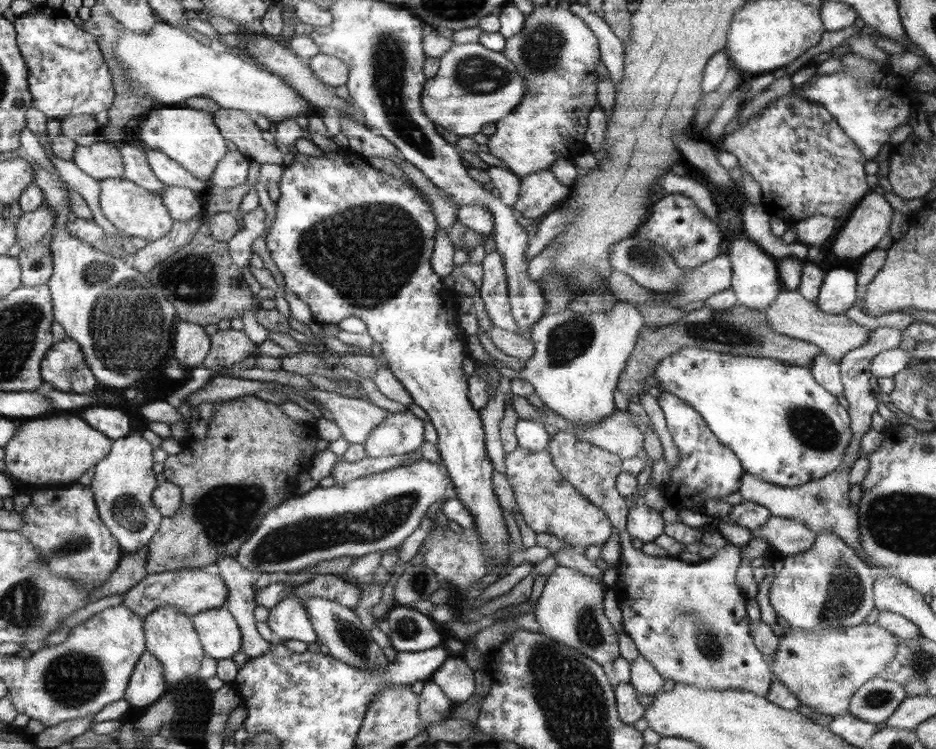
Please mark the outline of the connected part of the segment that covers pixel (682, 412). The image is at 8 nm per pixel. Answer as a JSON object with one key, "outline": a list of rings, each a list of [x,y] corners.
{"outline":[[[662,392],[657,399],[679,451],[679,463],[676,467],[670,468],[670,479],[665,482],[663,490],[667,502],[677,509],[706,513],[707,500],[716,498],[725,501],[729,494],[739,491],[743,481],[741,479],[747,473],[744,471],[742,460],[730,447],[716,439],[706,420],[694,407],[688,406],[682,399],[668,392]]]}

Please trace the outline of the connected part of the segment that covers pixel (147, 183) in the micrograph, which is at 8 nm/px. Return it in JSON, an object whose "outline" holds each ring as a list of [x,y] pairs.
{"outline":[[[123,143],[119,147],[124,163],[124,179],[131,179],[152,193],[162,193],[165,184],[154,174],[153,168],[148,164],[146,151],[143,146],[133,143]]]}

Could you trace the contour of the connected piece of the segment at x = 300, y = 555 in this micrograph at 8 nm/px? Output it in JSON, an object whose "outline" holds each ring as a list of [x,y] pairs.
{"outline":[[[426,459],[413,462],[408,466],[386,470],[364,478],[338,482],[330,487],[316,486],[303,495],[296,494],[282,505],[268,512],[260,522],[259,529],[247,544],[236,553],[235,559],[240,566],[254,572],[300,572],[308,565],[348,555],[354,558],[388,548],[398,548],[422,524],[426,511],[434,502],[446,500],[450,496],[448,484],[451,478],[440,464]]]}

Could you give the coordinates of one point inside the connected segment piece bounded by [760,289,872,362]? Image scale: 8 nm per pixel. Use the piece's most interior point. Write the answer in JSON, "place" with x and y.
{"place":[791,314]}

